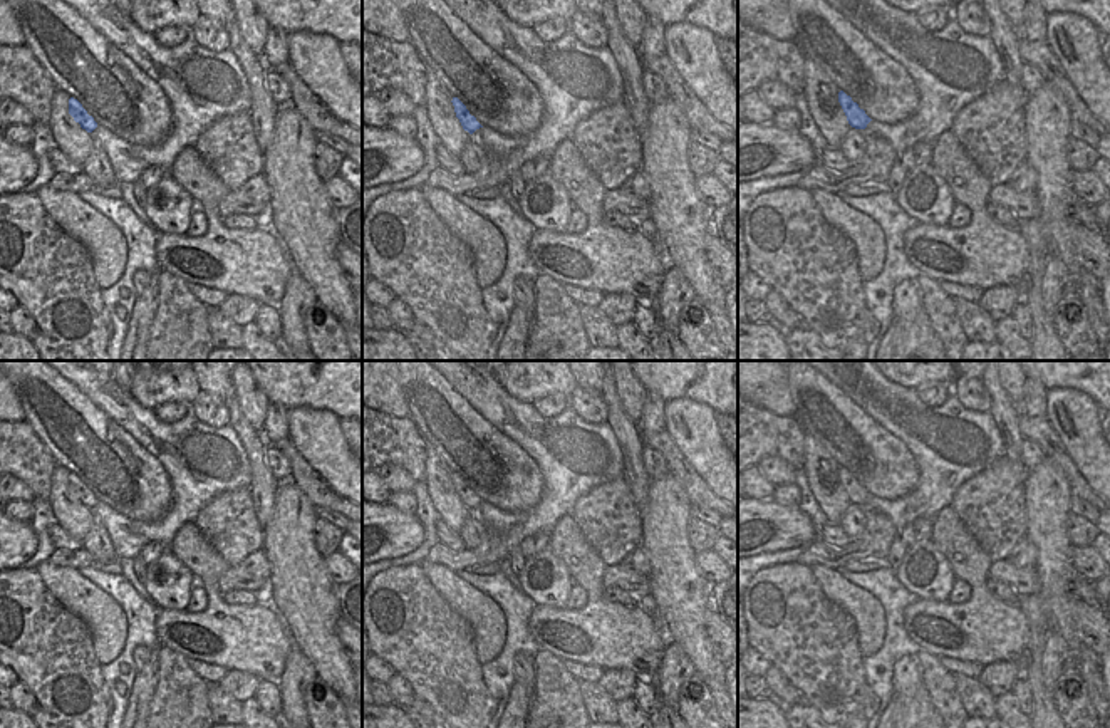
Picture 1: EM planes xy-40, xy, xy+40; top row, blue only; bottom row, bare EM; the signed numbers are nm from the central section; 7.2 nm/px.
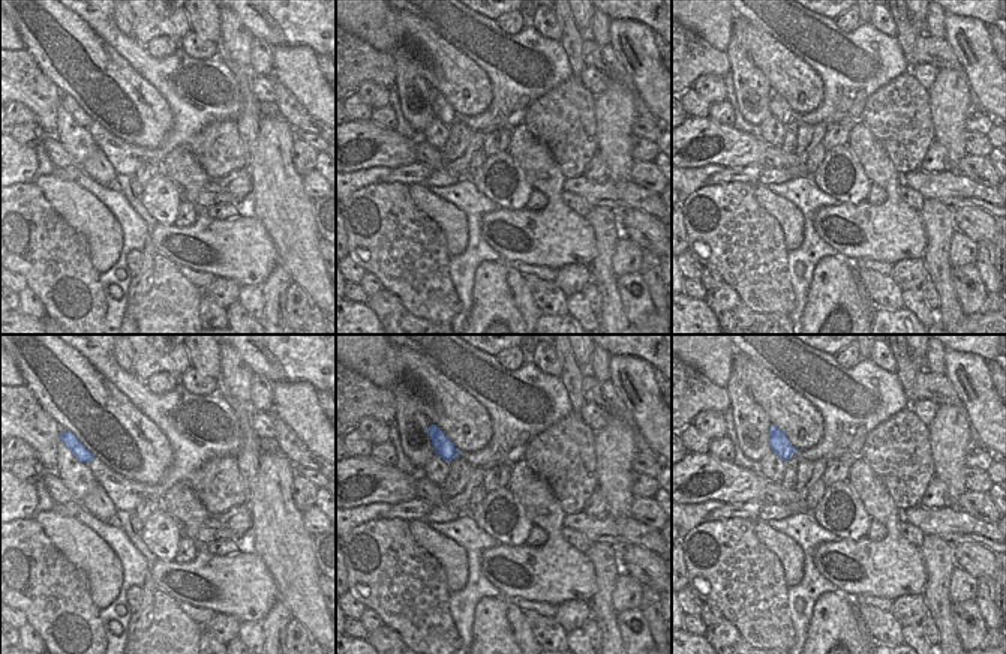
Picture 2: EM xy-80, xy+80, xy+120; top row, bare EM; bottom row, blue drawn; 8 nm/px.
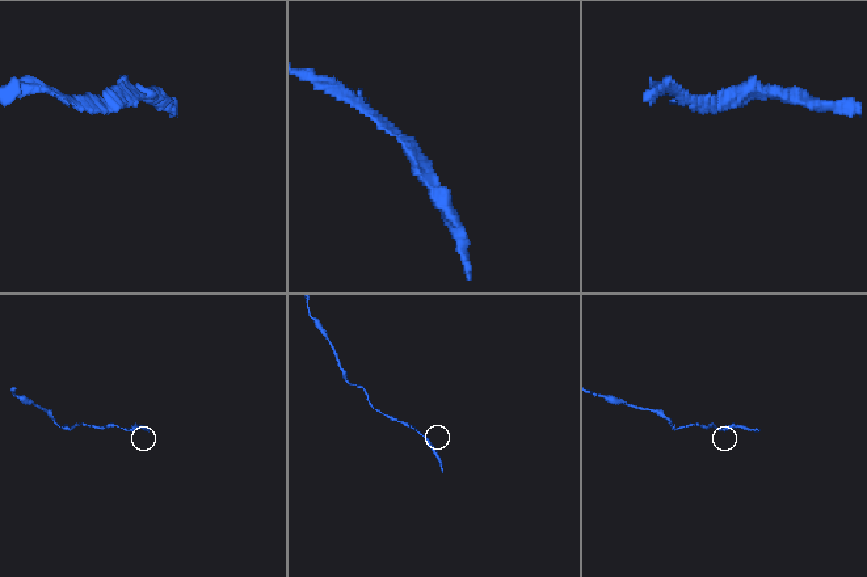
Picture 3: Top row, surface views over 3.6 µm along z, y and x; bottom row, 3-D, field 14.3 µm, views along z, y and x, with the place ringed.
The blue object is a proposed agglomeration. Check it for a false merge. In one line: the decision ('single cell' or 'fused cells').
single cell

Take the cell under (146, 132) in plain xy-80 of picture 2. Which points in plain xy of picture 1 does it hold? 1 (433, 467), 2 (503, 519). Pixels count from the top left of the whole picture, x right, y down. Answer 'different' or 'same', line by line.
1: different
2: different

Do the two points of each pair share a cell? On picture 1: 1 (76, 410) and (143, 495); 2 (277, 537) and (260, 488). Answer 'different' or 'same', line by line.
1: same
2: different

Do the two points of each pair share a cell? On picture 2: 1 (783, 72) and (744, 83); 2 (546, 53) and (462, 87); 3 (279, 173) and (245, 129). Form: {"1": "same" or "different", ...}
{"1": "different", "2": "different", "3": "different"}

